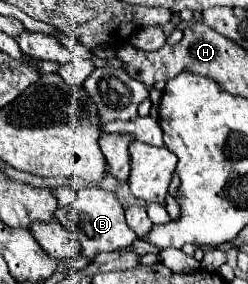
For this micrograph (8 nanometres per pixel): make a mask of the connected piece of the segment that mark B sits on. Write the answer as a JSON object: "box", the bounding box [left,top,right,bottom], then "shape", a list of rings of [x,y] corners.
{"box":[54,187,136,261],"shape":[[[100,187],[80,189],[78,195],[76,195],[76,201],[70,207],[56,209],[54,215],[62,225],[66,225],[74,233],[74,237],[82,245],[82,255],[88,257],[90,261],[98,253],[128,247],[136,239],[136,233],[128,227],[128,223],[124,219],[124,207],[118,201],[118,197],[112,191],[106,191],[106,189],[100,189]]]}

